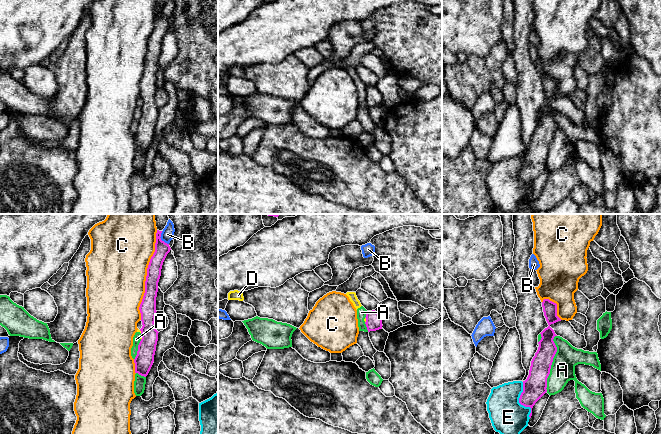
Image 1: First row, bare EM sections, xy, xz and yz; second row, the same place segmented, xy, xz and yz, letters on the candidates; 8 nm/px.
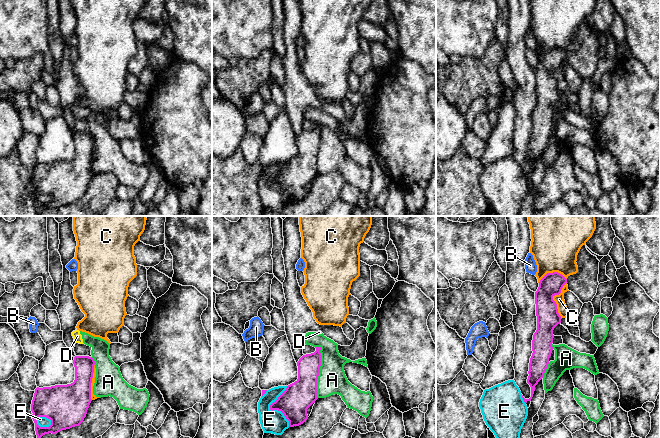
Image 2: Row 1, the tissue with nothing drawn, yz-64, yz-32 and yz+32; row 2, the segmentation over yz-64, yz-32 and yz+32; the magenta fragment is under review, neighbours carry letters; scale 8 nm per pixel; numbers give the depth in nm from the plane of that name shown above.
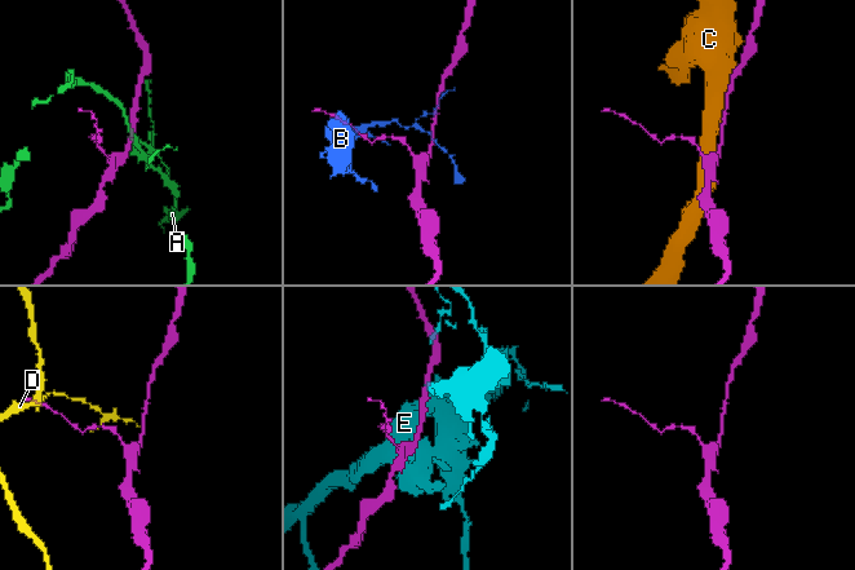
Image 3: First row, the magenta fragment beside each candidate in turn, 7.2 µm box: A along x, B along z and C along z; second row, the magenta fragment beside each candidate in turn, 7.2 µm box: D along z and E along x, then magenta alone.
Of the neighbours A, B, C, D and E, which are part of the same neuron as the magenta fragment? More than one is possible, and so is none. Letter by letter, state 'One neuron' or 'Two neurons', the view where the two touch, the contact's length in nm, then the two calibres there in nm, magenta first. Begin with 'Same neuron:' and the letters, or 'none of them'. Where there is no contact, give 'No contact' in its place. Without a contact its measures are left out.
Same neuron: none of them
A: Two neurons. Touches magenta in yz. Shared border 460 nm. Thickness 190 nm (magenta) against 190 nm
B: Two neurons. Touches magenta in xy. Shared border 130 nm. Thickness 110 nm (magenta) against 100 nm
C: Two neurons. Touches magenta in xy. Shared border 750 nm. Thickness 130 nm (magenta) against 480 nm
D: Two neurons. Touches magenta in xz. Shared border 50 nm. Thickness 130 nm (magenta) against 20 nm
E: Two neurons. Touches magenta in yz. Shared border 300 nm. Thickness 190 nm (magenta) against 280 nm

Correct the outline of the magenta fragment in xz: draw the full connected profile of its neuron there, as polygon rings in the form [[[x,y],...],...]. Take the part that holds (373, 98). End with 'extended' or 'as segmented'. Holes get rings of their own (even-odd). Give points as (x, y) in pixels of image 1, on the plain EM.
[[[375,86],[367,87],[365,94],[368,108],[382,105],[382,95]]] | as segmented

